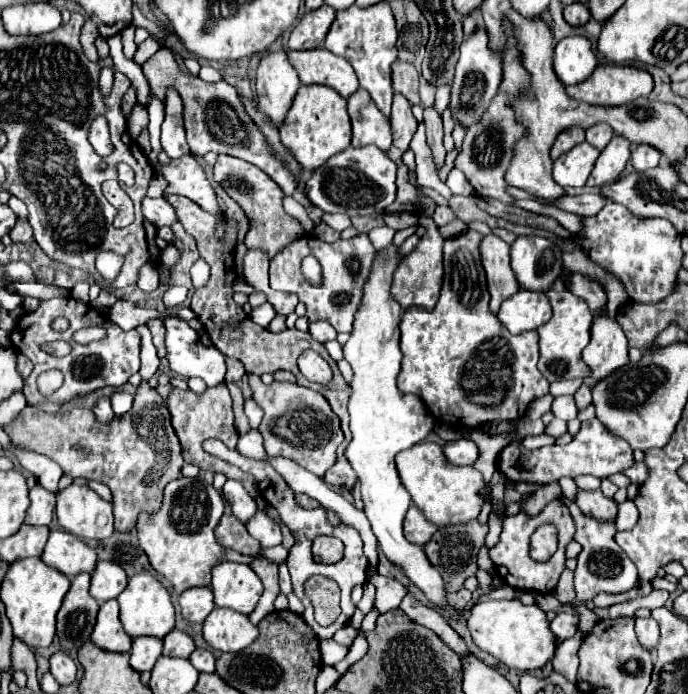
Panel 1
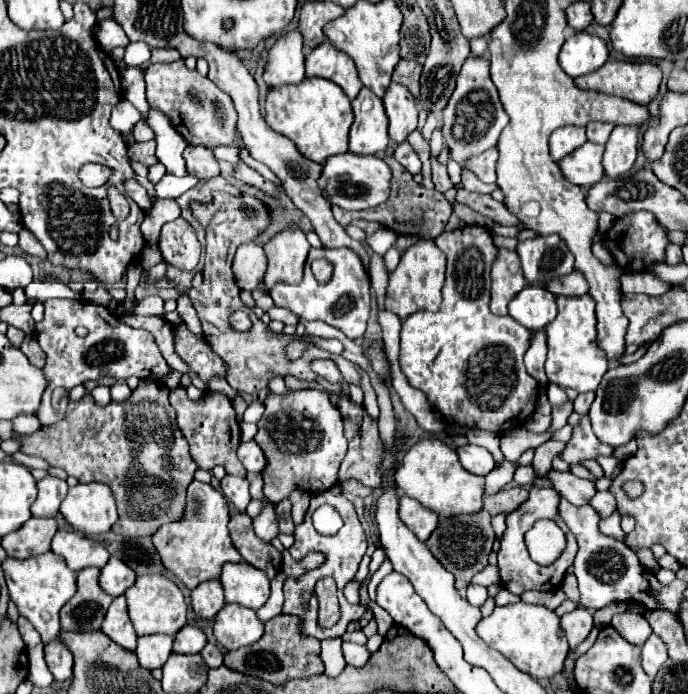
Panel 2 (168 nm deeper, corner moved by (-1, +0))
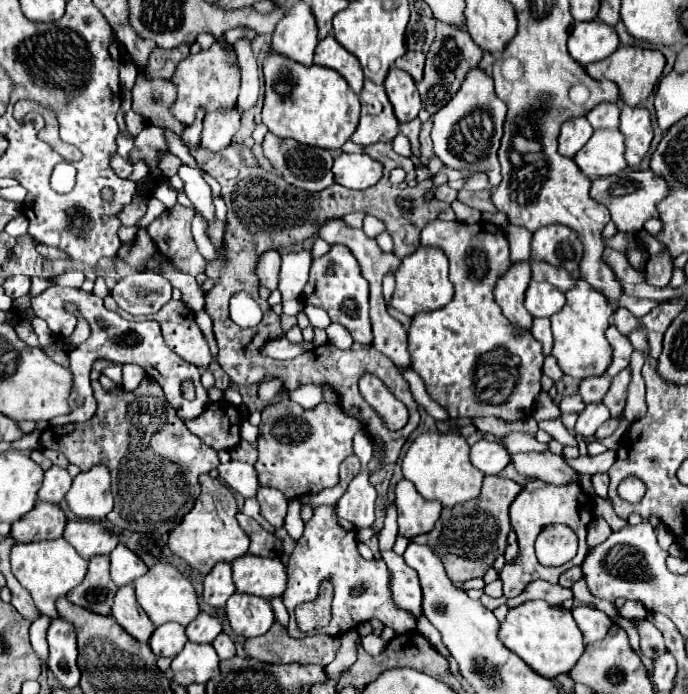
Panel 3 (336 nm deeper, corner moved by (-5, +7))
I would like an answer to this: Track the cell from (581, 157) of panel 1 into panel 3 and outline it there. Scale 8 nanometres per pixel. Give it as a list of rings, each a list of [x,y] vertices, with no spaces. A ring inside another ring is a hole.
[[[598,129],[590,137],[588,145],[576,153],[574,161],[590,179],[608,177],[628,167],[624,151],[626,145],[620,129]]]

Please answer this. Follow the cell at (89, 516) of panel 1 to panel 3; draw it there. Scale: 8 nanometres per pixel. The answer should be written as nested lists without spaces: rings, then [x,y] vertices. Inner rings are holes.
[[[94,465],[90,471],[78,473],[66,495],[66,501],[82,519],[106,519],[106,515],[112,511],[108,467]]]

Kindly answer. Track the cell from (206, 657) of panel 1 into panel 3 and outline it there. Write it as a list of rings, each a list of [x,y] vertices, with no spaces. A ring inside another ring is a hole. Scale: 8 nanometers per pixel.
[[[220,633],[216,639],[214,639],[214,649],[218,653],[220,659],[230,659],[236,655],[236,647],[234,647],[234,641],[226,635],[226,633]]]

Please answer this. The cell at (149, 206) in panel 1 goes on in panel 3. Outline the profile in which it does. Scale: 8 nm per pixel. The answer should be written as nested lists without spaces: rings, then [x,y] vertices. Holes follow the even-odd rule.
[[[114,153],[114,155],[112,155],[110,165],[112,165],[112,169],[116,171],[116,175],[118,175],[118,177],[122,177],[122,179],[126,179],[126,177],[132,173],[132,165],[130,165],[124,157],[120,157],[118,153]]]

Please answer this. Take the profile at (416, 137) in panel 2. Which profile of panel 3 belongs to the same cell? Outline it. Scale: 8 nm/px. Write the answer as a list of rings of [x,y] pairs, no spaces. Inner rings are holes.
[[[416,117],[414,121],[408,121],[408,123],[402,123],[400,125],[400,131],[410,139],[410,143],[412,143],[412,153],[418,157],[420,153],[418,153],[418,147],[420,147],[420,141],[418,141],[418,133],[420,133],[420,125],[422,125],[422,121]]]

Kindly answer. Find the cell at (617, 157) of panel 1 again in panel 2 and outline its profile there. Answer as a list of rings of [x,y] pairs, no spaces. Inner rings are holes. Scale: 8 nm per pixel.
[[[616,126],[610,134],[610,140],[606,142],[604,152],[604,172],[608,178],[618,178],[626,174],[638,152],[638,128],[634,126]]]

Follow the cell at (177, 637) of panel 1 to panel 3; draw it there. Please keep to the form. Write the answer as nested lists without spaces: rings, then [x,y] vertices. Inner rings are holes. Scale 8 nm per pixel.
[[[200,613],[188,627],[186,627],[186,635],[190,641],[194,643],[212,643],[222,631],[222,623],[208,615],[208,613]]]

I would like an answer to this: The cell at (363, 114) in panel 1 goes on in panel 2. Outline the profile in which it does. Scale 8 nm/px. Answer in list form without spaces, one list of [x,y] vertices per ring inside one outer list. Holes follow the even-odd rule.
[[[362,88],[362,92],[352,100],[352,108],[354,108],[356,118],[350,128],[350,150],[356,154],[376,154],[376,152],[384,150],[390,140],[388,140],[388,118],[386,118],[382,100],[376,98],[368,88]],[[364,96],[372,96],[372,100],[374,100],[374,108],[370,112],[360,112],[360,102]]]

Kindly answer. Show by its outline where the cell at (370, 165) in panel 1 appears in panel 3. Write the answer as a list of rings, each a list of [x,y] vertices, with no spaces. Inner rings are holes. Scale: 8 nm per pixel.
[[[340,153],[332,173],[334,181],[348,189],[368,189],[382,177],[382,165],[366,153]]]

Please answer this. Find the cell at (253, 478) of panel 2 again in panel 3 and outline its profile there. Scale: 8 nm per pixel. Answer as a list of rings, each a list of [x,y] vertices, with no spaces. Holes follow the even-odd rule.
[[[260,487],[258,495],[256,495],[258,503],[260,503],[260,511],[262,517],[276,529],[280,529],[284,525],[284,517],[286,517],[286,497],[278,491],[278,489],[268,489],[268,487]]]

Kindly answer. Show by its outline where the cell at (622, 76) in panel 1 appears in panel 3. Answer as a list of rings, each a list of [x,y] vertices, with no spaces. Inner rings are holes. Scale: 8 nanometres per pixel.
[[[620,45],[612,55],[608,55],[602,61],[596,61],[592,65],[586,65],[586,71],[590,77],[594,79],[608,79],[612,83],[618,85],[620,93],[624,95],[624,105],[638,105],[640,101],[648,99],[648,95],[652,93],[656,81],[662,75],[662,69],[666,65],[666,59],[660,51],[654,49],[642,49],[642,47],[630,47],[630,45]]]

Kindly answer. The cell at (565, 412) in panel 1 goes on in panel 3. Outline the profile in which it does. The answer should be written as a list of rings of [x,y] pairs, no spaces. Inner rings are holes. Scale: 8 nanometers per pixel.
[[[552,353],[546,355],[546,361],[544,361],[544,373],[546,373],[548,377],[552,377],[554,381],[558,381],[558,379],[564,377],[564,373],[560,373],[560,367],[558,367],[556,357],[554,357]]]

